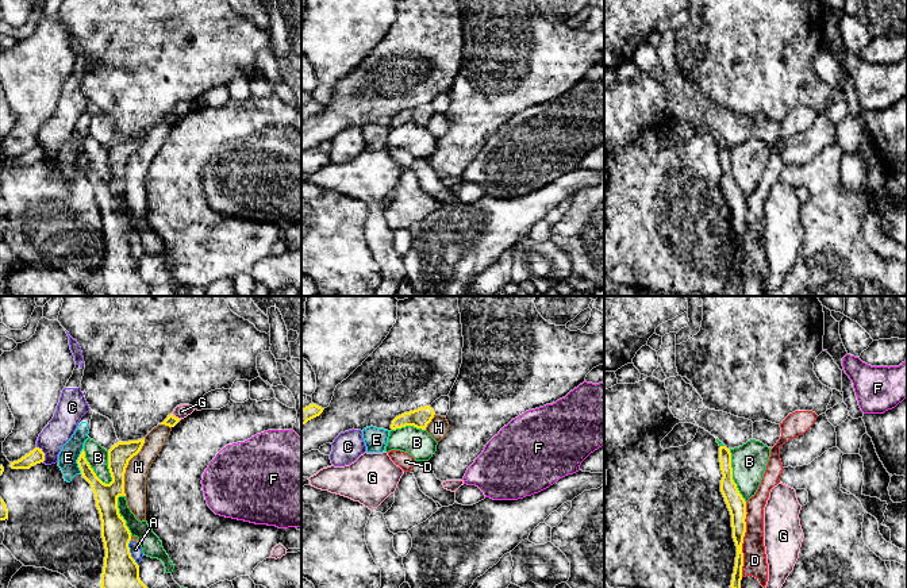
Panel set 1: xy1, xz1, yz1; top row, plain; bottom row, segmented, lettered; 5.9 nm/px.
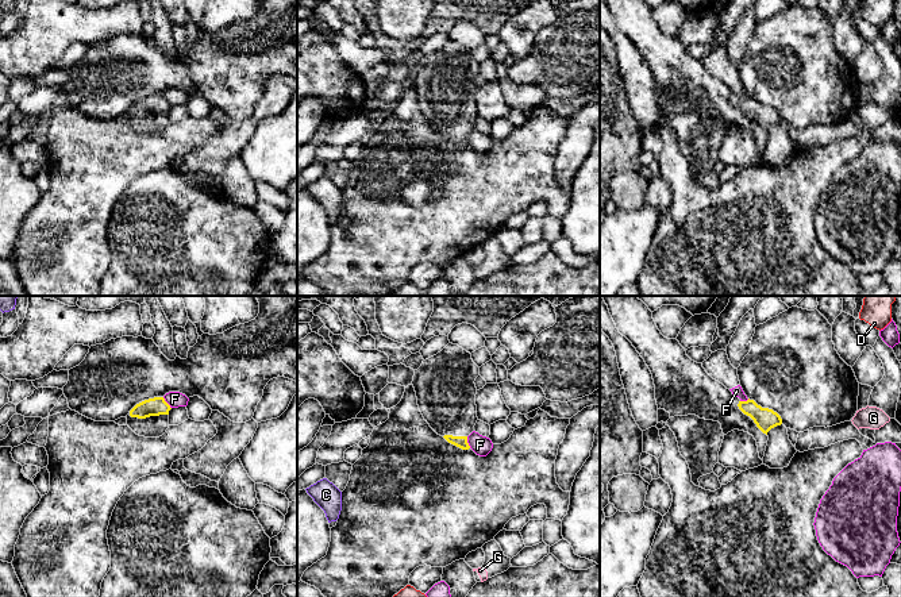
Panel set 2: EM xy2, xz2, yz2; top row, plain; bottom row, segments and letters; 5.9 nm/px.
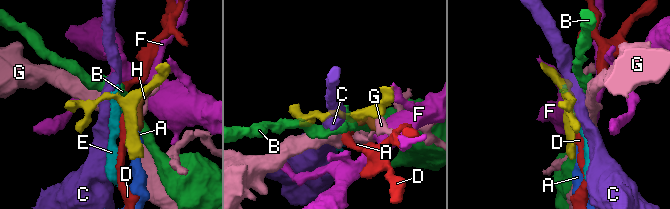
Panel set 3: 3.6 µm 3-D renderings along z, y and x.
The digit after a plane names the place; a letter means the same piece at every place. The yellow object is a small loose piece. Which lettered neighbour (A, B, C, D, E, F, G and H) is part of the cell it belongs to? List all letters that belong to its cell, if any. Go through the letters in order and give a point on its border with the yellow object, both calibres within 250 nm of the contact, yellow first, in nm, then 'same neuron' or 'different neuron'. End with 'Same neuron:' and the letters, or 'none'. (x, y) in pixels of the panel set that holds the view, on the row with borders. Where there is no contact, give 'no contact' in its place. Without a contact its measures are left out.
A: contact xy1 (129, 552); calibres 200 and 70 nm; different neuron
B: contact xy1 (91, 468); calibres 140 and 130 nm; different neuron
C: contact xy1 (43, 454); calibres 90 and 160 nm; different neuron
D: contact yz1 (742, 540); calibres 110 and 140 nm; different neuron
E: contact xy1 (77, 460); calibres 130 and 120 nm; different neuron
F: contact xz2 (466, 442); calibres 70 and 110 nm; different neuron
G: contact xy1 (175, 417); calibres 70 and 90 nm; different neuron
H: contact xy1 (126, 467); calibres 140 and 130 nm; different neuron
Same neuron: none

